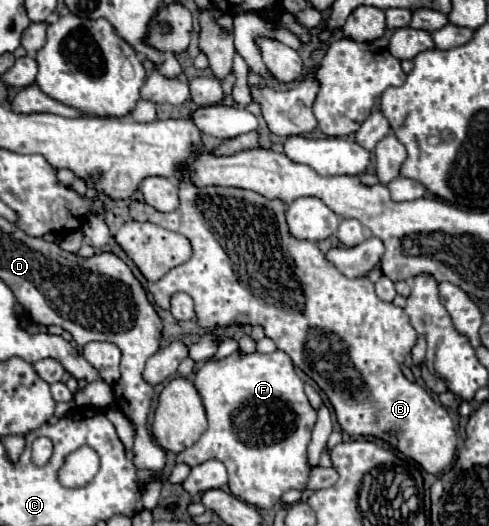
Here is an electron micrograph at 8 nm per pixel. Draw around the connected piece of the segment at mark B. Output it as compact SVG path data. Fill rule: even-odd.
M182 180L178 210L164 214L132 200L130 216L132 220L148 220L166 230L176 230L192 242L192 258L148 286L156 305L168 310L172 294L186 292L194 300L196 322L204 330L234 324L262 326L276 348L286 352L292 358L292 364L302 368L324 390L342 432L350 436L380 438L418 462L430 474L442 472L453 462L456 434L452 418L426 388L406 380L402 374L402 362L418 338L408 314L390 302L382 302L368 278L350 280L340 274L314 242L292 238L284 218L284 202L268 200L256 192L240 188L196 188ZM352 382L364 382L360 396L352 396Z

